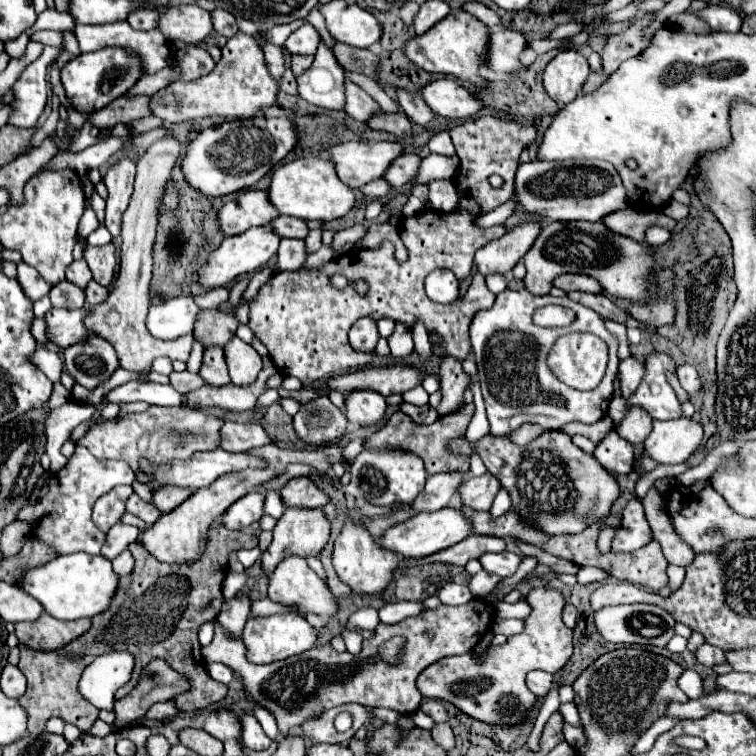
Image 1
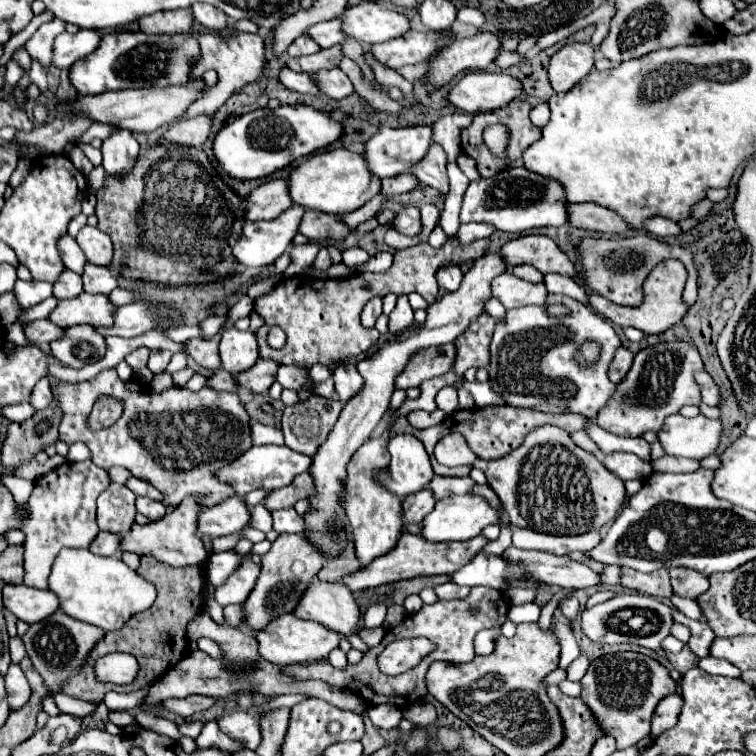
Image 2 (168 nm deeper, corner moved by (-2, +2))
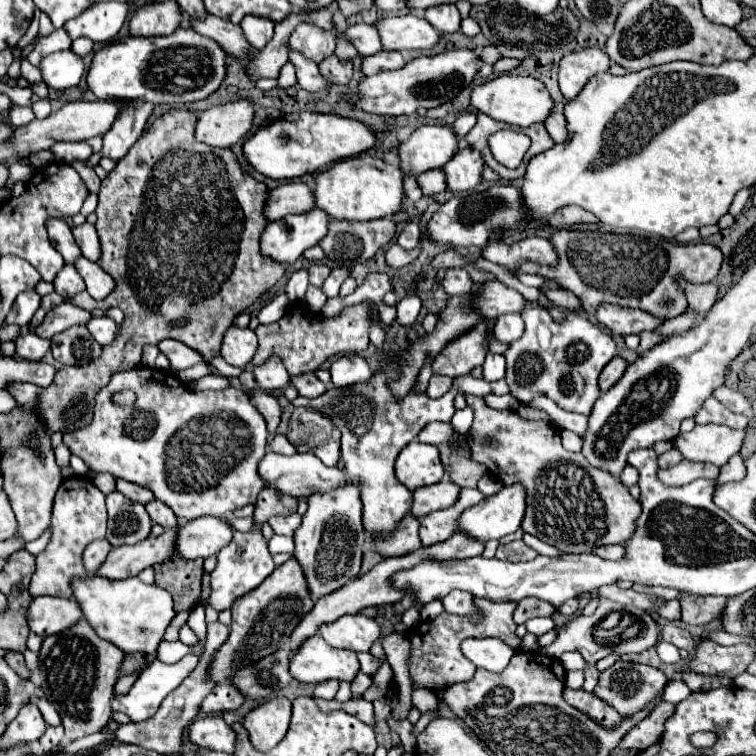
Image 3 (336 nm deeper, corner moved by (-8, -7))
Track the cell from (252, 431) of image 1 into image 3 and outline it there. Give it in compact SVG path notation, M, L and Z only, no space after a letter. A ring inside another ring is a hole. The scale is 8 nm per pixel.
M274 435L274 437L270 437L268 447L270 447L270 451L280 453L280 455L294 455L294 453L296 453L296 447L290 445L284 435Z

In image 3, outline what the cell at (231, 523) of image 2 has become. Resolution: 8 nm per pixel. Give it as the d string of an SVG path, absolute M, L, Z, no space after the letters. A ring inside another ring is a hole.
M198 517L186 521L178 529L176 551L184 559L198 559L216 555L234 537L234 527L226 519L218 517Z

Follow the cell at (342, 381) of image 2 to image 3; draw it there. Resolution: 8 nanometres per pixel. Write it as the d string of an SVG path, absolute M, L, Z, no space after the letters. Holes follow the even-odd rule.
M360 355L338 357L336 361L332 361L330 373L332 373L332 385L336 389L358 385L358 383L368 381L372 377L368 363Z

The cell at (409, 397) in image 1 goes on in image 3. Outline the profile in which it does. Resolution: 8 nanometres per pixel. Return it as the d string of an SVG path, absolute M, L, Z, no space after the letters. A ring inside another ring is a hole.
M388 364L386 369L379 369L378 373L374 373L366 383L360 383L360 385L354 385L354 387L346 387L346 389L328 389L324 395L316 397L316 399L306 399L306 397L296 397L292 401L294 407L312 407L312 409L318 409L322 411L324 415L328 415L336 427L342 431L342 447L340 447L340 453L342 453L342 463L344 463L344 471L348 473L348 477L352 481L362 481L362 499L364 499L364 513L362 513L362 525L366 529L366 535L370 539L376 539L380 535L384 537L390 537L390 533L394 533L394 529L398 527L398 521L402 521L402 517L408 515L410 511L410 505L412 505L412 493L396 479L394 475L394 461L398 457L398 453L420 433L420 429L432 421L450 421L452 415L454 415L454 397L456 395L464 395L464 393L474 393L478 397L486 395L486 393L496 393L496 395L504 395L508 393L508 385L504 379L500 381L494 381L494 383L488 383L484 379L476 379L472 375L468 377L458 377L456 383L452 383L450 391L444 393L442 397L438 399L430 399L426 395L414 395L414 393L408 393L404 397L404 401L394 401L390 389L388 389L388 379L395 379L398 377L398 371L394 365Z

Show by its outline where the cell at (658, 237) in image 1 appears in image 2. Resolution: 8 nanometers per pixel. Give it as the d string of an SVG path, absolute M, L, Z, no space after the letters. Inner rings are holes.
M652 218L652 220L648 220L648 224L644 226L644 230L650 232L652 236L656 236L656 238L674 238L674 236L682 234L682 230L680 230L680 226L676 222L664 220L664 218Z

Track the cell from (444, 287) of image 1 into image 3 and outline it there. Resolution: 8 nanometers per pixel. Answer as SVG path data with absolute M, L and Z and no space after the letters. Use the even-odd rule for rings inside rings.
M448 269L444 281L442 281L442 287L448 295L464 295L464 293L470 293L472 291L472 279L468 275L466 269Z

